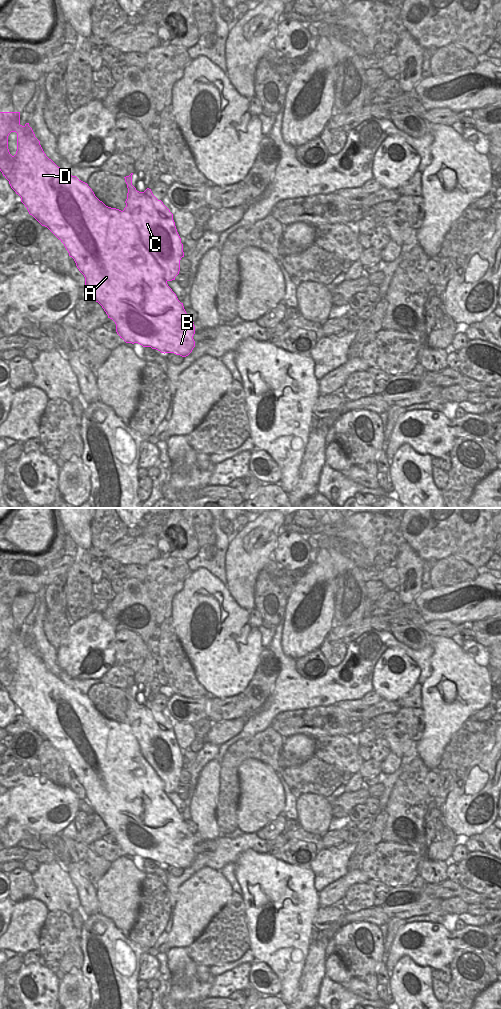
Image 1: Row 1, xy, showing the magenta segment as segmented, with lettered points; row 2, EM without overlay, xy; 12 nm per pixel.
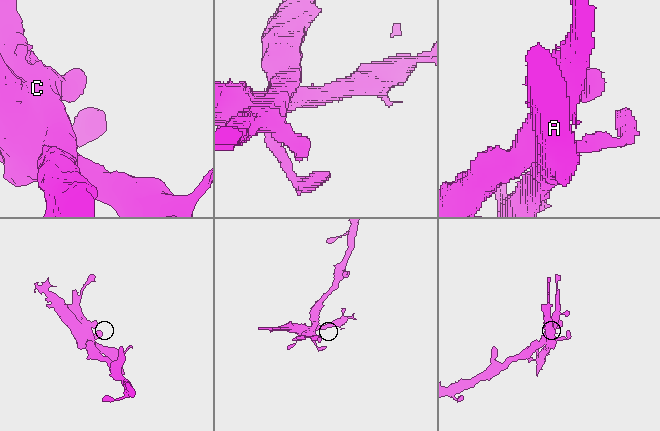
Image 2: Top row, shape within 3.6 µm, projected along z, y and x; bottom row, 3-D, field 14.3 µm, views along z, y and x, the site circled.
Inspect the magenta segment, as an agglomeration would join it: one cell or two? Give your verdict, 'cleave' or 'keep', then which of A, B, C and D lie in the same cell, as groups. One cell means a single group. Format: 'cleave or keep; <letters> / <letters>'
cleave; A B D / C

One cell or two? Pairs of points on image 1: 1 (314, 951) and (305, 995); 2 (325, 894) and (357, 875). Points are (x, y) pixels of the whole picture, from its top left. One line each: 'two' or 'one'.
1: one
2: one

